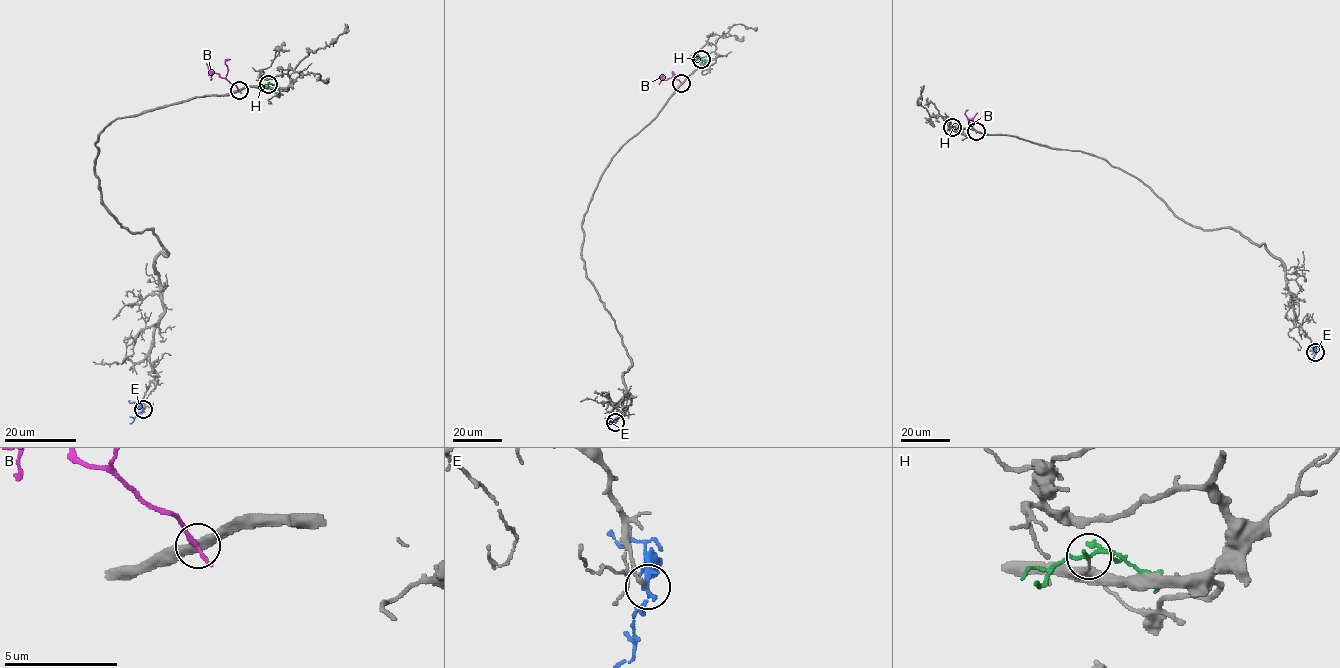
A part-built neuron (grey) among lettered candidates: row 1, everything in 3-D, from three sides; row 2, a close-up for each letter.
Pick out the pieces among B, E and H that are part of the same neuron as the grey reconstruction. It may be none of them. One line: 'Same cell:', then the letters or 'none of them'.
Same cell: none of them

